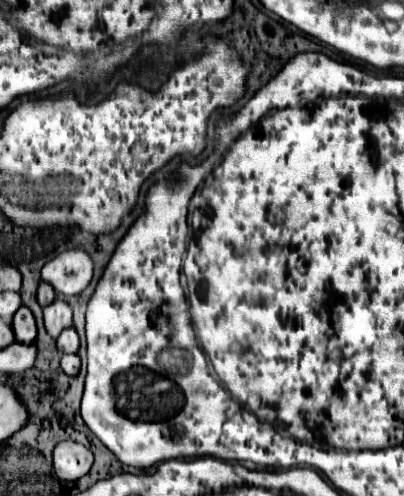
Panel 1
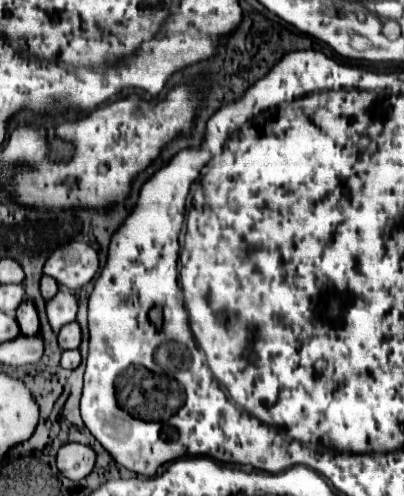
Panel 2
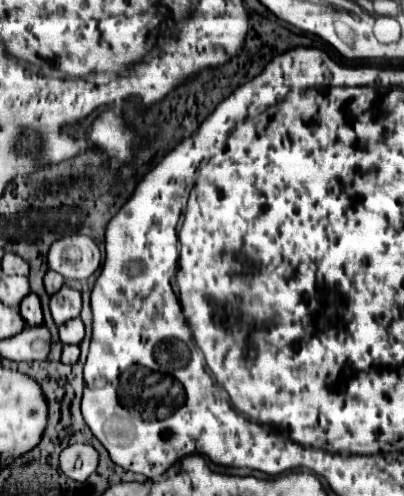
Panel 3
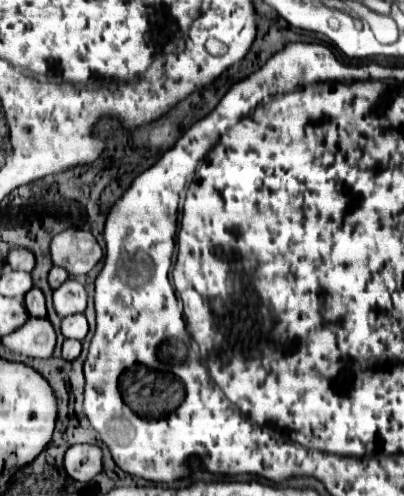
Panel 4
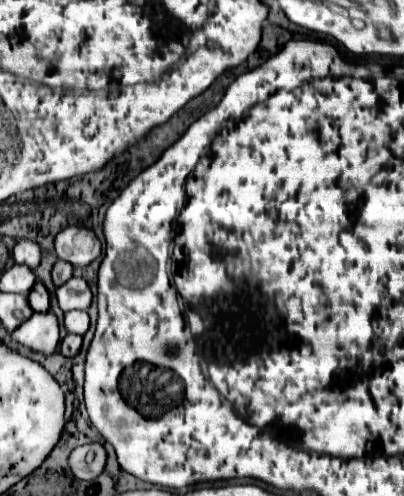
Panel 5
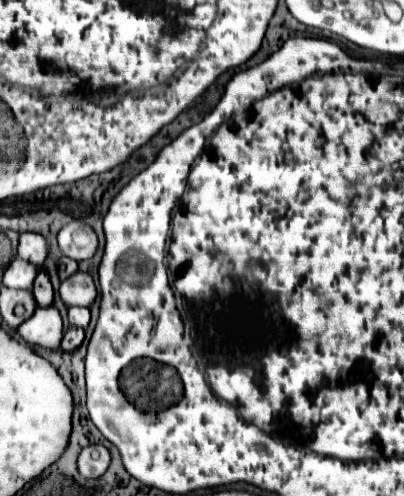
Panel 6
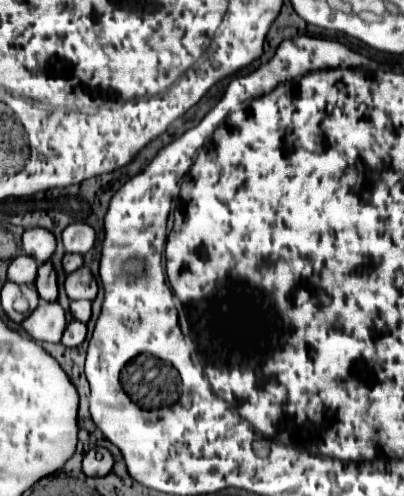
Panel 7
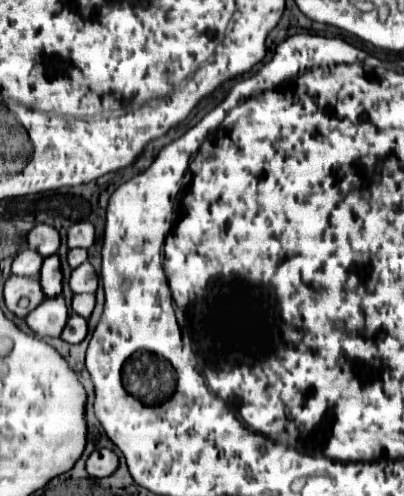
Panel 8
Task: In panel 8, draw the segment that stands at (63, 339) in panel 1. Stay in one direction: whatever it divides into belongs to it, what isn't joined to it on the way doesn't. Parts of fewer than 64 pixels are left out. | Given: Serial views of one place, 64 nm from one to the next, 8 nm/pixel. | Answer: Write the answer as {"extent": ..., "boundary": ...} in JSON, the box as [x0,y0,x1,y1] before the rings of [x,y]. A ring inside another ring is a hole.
{"extent":[72,294,96,318],"boundary":[[[76,294],[72,300],[72,310],[84,318],[90,318],[92,310],[96,304],[96,296],[94,294]]]}

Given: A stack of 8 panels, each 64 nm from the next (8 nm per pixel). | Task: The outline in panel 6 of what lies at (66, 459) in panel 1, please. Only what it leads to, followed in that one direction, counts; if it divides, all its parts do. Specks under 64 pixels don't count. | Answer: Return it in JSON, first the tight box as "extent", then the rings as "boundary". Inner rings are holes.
{"extent":[78,444,110,478],"boundary":[[[92,444],[82,448],[80,456],[78,456],[78,470],[84,478],[100,478],[110,466],[110,452],[100,446],[100,444]]]}

